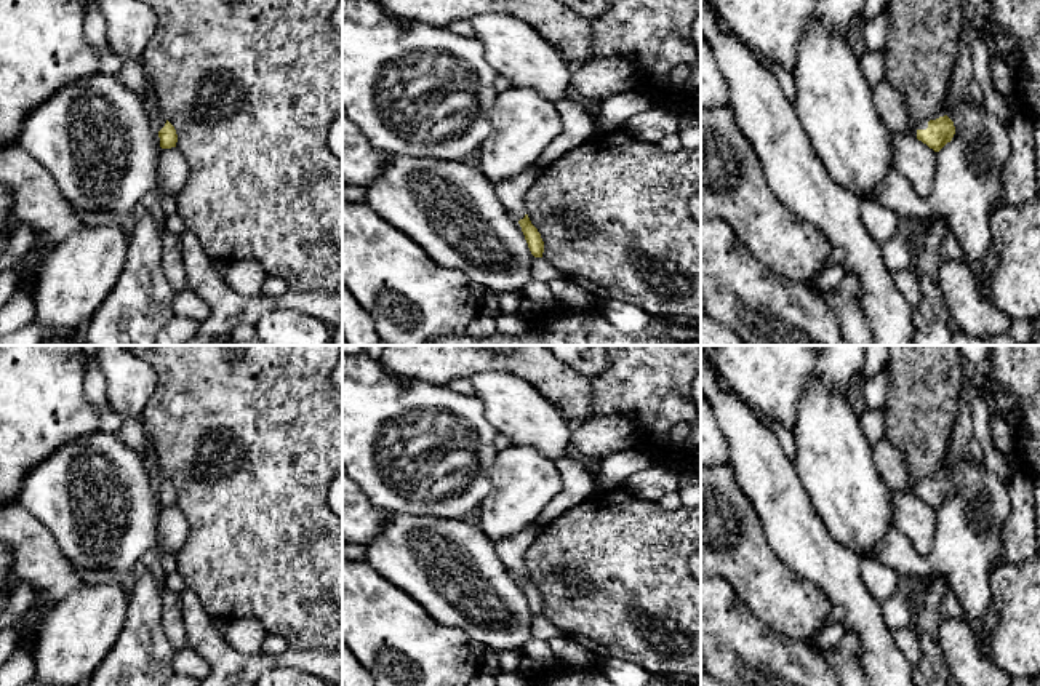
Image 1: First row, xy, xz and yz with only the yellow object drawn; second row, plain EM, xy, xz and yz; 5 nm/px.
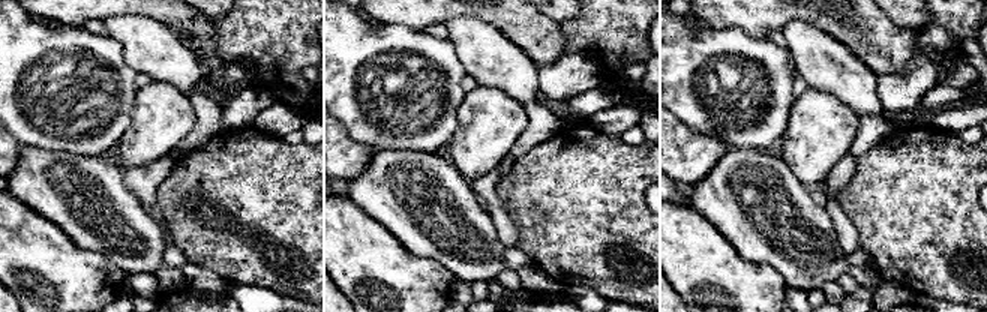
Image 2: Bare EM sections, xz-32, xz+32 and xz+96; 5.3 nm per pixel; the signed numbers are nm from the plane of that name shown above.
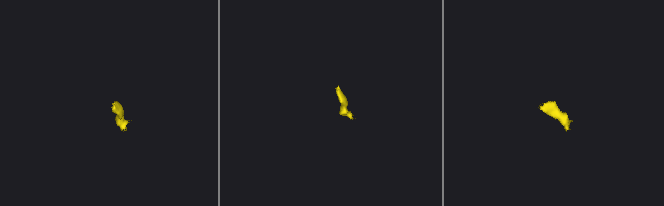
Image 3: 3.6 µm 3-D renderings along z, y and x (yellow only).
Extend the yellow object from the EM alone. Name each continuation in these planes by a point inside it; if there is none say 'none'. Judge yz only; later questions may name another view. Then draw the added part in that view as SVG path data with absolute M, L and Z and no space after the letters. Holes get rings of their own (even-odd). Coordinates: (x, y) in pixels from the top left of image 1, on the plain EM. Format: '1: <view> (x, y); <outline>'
1: yz (890, 461); M886 438L875 443L872 449L877 470L891 489L917 496L918 488L928 486L928 478L914 485L909 483L909 470L904 453Z

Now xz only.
1: xz (511, 552); M538 523L531 524L525 531L509 537L493 540L493 548L496 556L502 561L506 569L517 579L523 577L526 572L525 553L534 544L538 534L541 532Z

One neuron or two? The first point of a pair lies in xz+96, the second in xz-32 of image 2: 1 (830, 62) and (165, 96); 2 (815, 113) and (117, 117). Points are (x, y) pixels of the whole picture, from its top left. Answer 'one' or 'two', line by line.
1: two
2: two

